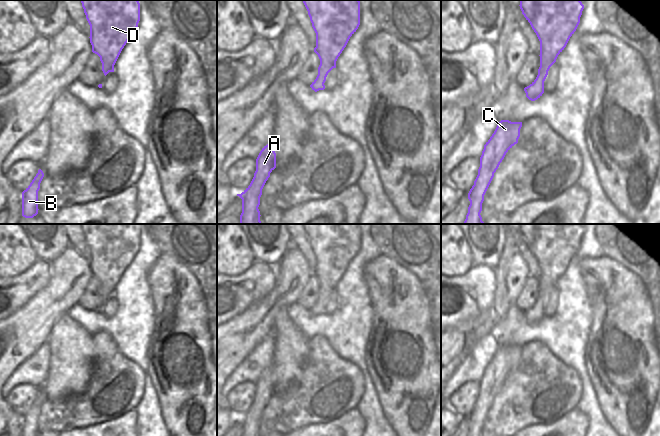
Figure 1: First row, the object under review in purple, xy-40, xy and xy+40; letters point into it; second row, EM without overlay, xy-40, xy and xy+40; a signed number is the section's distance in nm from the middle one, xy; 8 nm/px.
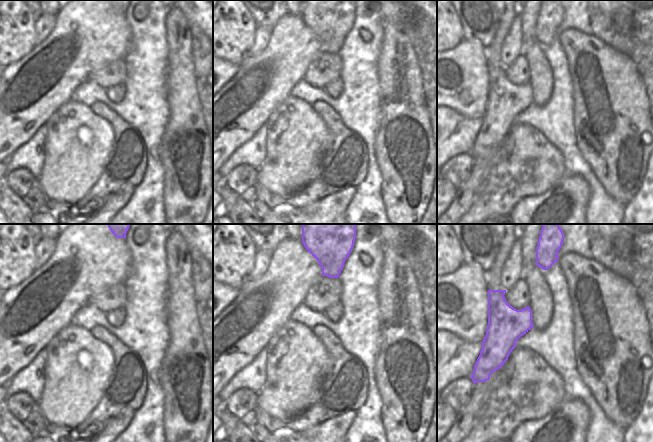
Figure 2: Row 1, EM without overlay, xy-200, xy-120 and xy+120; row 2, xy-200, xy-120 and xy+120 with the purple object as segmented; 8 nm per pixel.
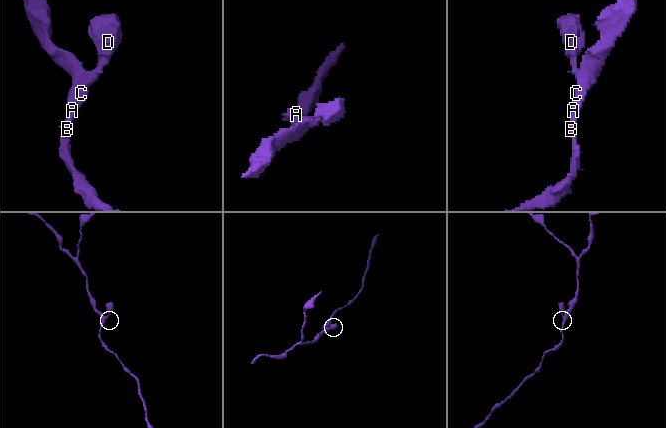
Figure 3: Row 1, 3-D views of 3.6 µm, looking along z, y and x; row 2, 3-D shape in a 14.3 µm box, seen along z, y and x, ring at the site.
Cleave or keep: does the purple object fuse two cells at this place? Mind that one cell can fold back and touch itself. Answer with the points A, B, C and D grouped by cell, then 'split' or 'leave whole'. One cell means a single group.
groups A B C D; leave whole

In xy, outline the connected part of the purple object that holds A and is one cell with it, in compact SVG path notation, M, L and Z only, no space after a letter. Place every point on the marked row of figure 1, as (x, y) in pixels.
M274 139L264 146L256 159L256 171L250 185L237 194L242 199L242 213L240 224L262 224L260 221L260 197L262 189L270 177L270 173L276 168L276 153L274 151Z

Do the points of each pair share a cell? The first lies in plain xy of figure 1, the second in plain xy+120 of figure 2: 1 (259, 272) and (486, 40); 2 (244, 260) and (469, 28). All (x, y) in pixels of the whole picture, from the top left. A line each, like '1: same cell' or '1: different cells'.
1: different cells
2: different cells

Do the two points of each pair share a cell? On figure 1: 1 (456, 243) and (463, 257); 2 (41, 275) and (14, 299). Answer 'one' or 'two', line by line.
1: one
2: one

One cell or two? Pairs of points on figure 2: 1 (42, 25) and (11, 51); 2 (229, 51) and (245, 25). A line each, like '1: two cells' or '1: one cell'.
1: two cells
2: one cell

